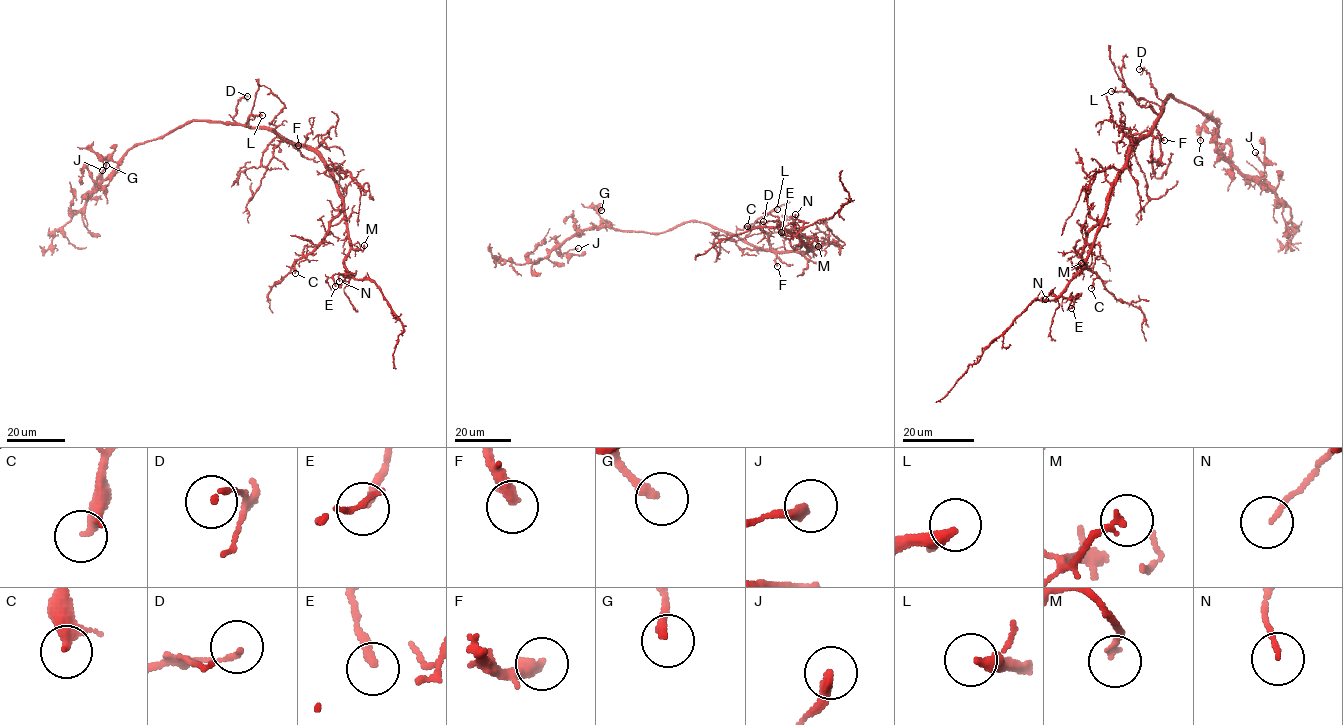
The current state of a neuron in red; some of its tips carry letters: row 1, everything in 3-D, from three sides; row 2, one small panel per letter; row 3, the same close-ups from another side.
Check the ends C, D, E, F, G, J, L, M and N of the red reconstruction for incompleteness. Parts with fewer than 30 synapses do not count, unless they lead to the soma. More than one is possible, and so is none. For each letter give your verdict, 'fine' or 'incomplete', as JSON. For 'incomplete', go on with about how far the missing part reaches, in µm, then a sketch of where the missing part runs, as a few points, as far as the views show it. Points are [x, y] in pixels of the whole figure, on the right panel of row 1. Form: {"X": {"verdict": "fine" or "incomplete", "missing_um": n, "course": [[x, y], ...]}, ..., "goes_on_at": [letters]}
{"C": {"verdict": "fine"}, "D": {"verdict": "fine"}, "E": {"verdict": "fine"}, "F": {"verdict": "incomplete", "missing_um": 40, "course": [[1164, 140], [1165, 122], [1162, 111], [1157, 108], [1157, 122], [1169, 105], [1176, 105], [1181, 111], [1190, 135]]}, "G": {"verdict": "fine"}, "J": {"verdict": "fine"}, "L": {"verdict": "fine"}, "M": {"verdict": "fine"}, "N": {"verdict": "fine"}, "goes_on_at": ["F"]}

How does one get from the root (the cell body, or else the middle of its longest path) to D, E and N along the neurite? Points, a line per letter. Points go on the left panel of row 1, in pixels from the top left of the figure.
D: (276, 131), (246, 126), (234, 120), (238, 101), (247, 96)
E: (276, 131), (294, 144), (309, 146), (340, 194), (350, 245), (344, 263), (350, 275), (335, 274), (335, 286)
N: (276, 131), (294, 144), (309, 146), (340, 194), (350, 245), (344, 263), (351, 275), (340, 274), (339, 281)

